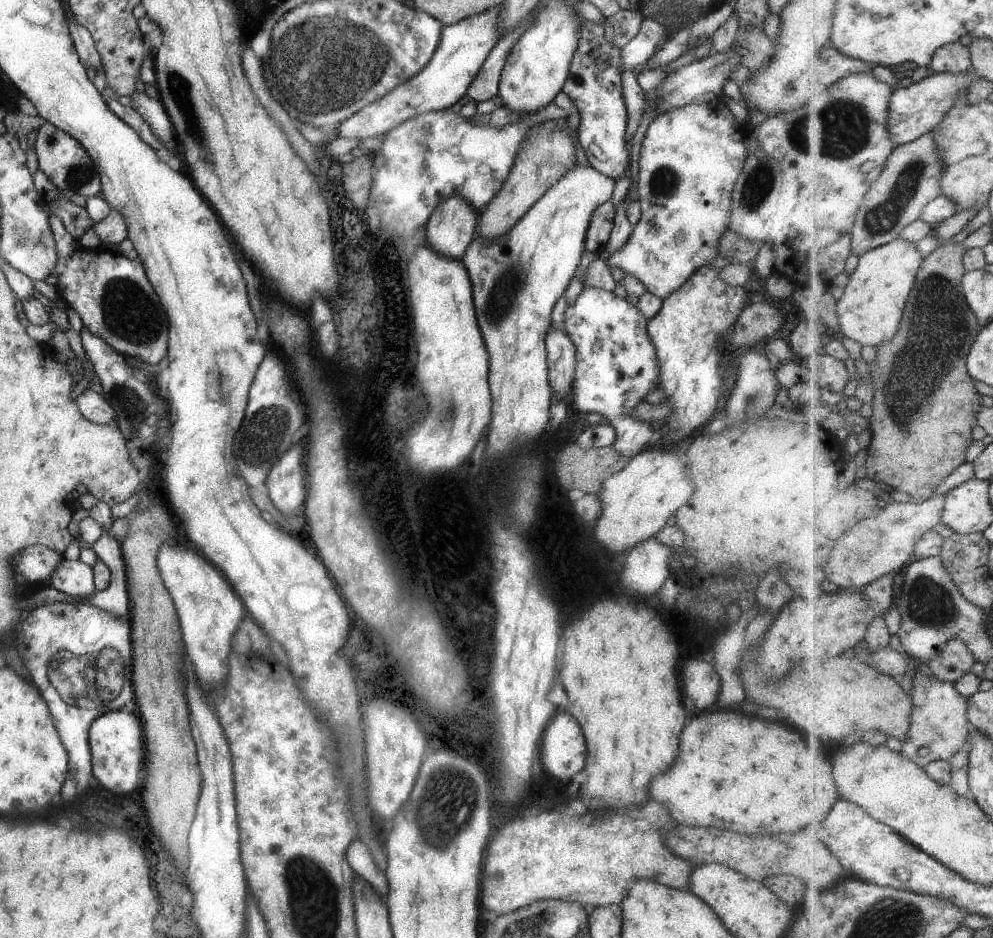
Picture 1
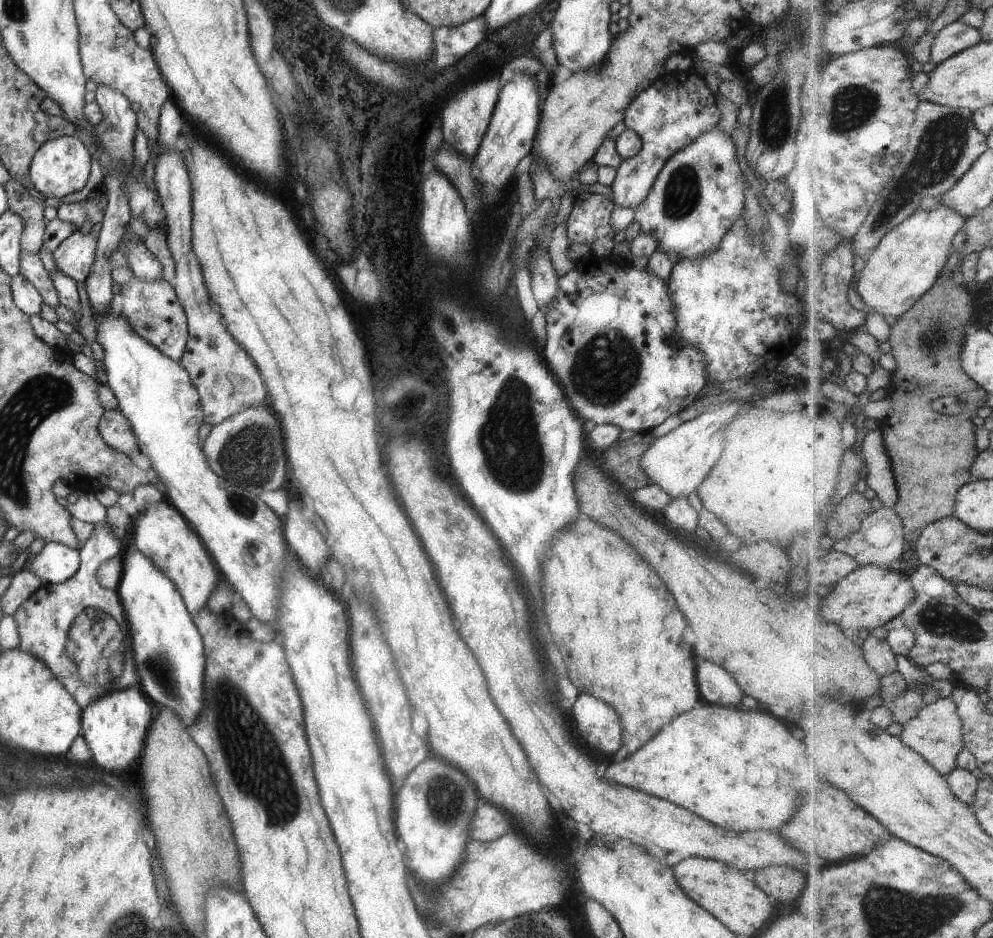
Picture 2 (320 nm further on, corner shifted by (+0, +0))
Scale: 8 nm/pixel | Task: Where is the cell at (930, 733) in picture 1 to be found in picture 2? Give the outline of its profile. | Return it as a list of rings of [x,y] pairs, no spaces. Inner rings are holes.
[[[953,698],[939,699],[923,707],[901,732],[900,738],[907,746],[919,751],[942,775],[947,776],[957,767],[959,753],[966,748],[962,715]]]

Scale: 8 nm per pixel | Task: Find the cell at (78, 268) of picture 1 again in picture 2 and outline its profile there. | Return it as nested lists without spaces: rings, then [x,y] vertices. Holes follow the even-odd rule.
[[[133,275],[129,282],[121,285],[121,292],[112,295],[110,309],[124,316],[138,336],[155,346],[161,354],[175,362],[183,356],[188,337],[186,316],[174,288],[164,279],[142,281]]]

